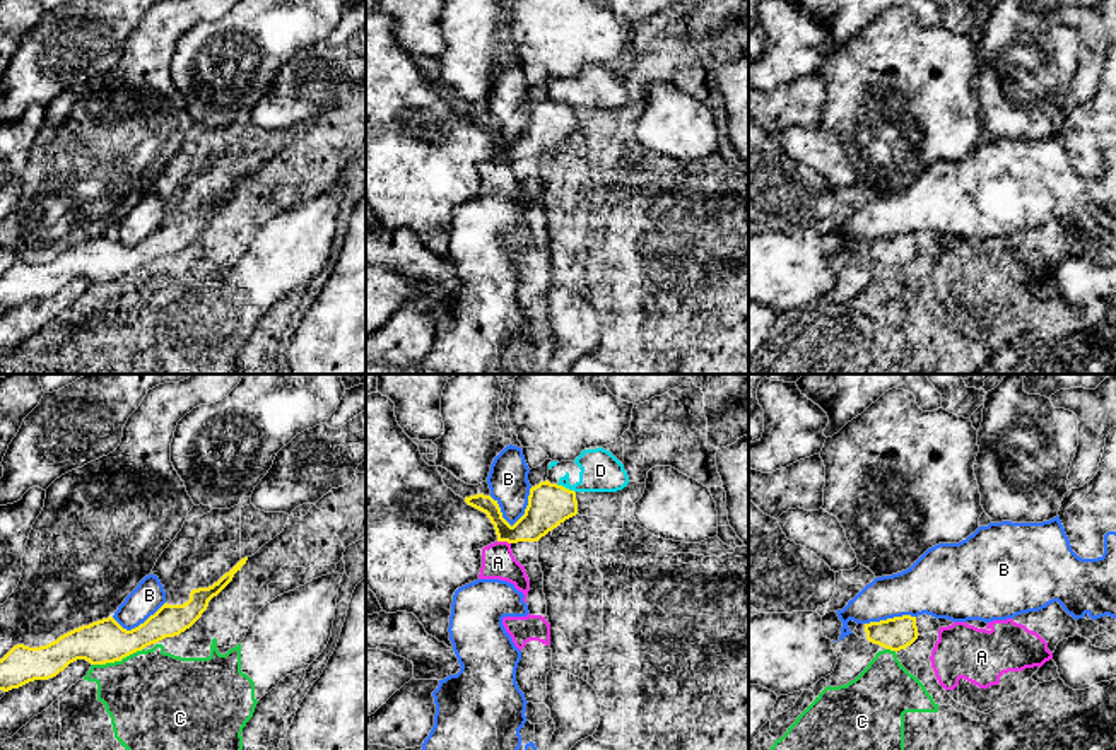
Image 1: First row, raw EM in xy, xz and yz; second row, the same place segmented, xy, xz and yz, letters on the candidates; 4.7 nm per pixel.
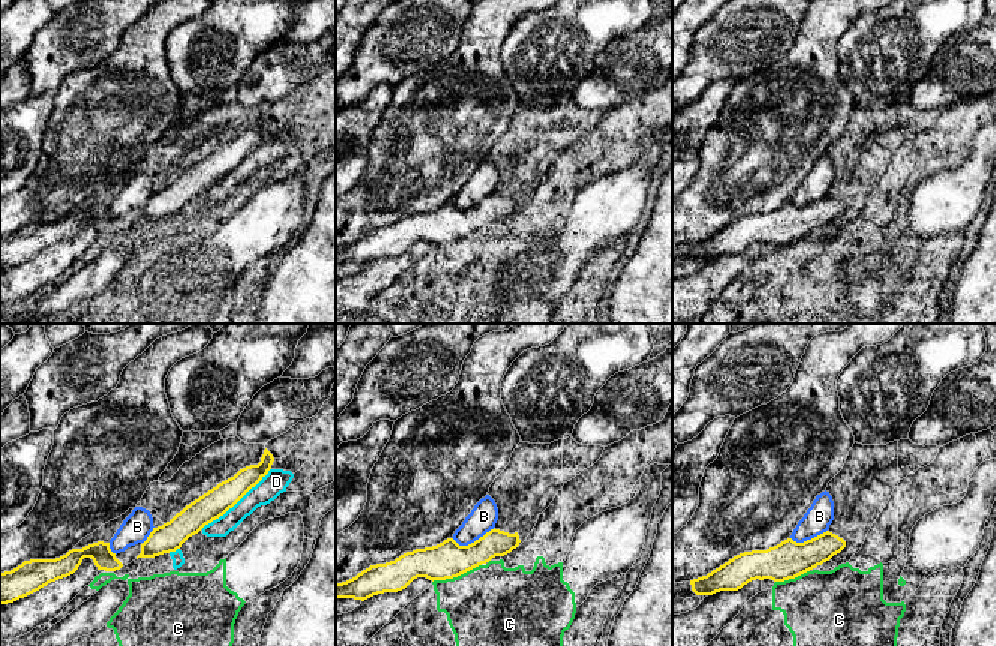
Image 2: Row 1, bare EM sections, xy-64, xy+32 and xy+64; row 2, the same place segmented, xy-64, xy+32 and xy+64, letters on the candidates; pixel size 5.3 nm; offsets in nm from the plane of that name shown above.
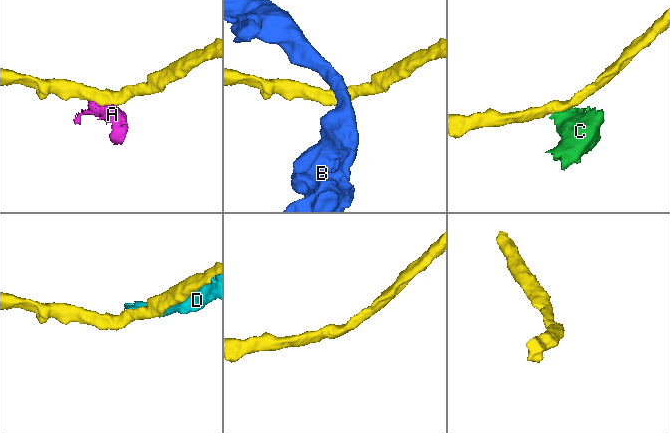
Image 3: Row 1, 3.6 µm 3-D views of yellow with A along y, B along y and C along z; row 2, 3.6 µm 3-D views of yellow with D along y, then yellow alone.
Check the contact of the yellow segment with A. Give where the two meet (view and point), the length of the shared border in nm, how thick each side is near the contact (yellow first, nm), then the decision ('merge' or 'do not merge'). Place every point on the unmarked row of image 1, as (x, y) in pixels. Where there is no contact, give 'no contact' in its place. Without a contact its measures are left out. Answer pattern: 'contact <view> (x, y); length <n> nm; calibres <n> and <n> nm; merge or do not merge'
contact xz (505, 158); length 70 nm; calibres 180 and 160 nm; do not merge

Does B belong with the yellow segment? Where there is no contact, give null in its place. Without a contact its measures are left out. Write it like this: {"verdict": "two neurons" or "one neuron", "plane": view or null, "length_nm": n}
{"verdict": "two neurons", "plane": "xz", "length_nm": 220}

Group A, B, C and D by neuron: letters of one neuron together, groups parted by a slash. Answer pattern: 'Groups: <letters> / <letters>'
Groups: A / B / C / D

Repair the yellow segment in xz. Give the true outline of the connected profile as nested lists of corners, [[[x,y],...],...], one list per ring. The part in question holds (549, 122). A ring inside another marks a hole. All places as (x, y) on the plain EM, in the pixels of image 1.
[[[540,99],[530,106],[525,132],[511,144],[501,130],[497,118],[477,111],[465,114],[465,120],[487,132],[494,142],[497,159],[538,159],[566,137],[578,132],[576,109],[562,103]]]

